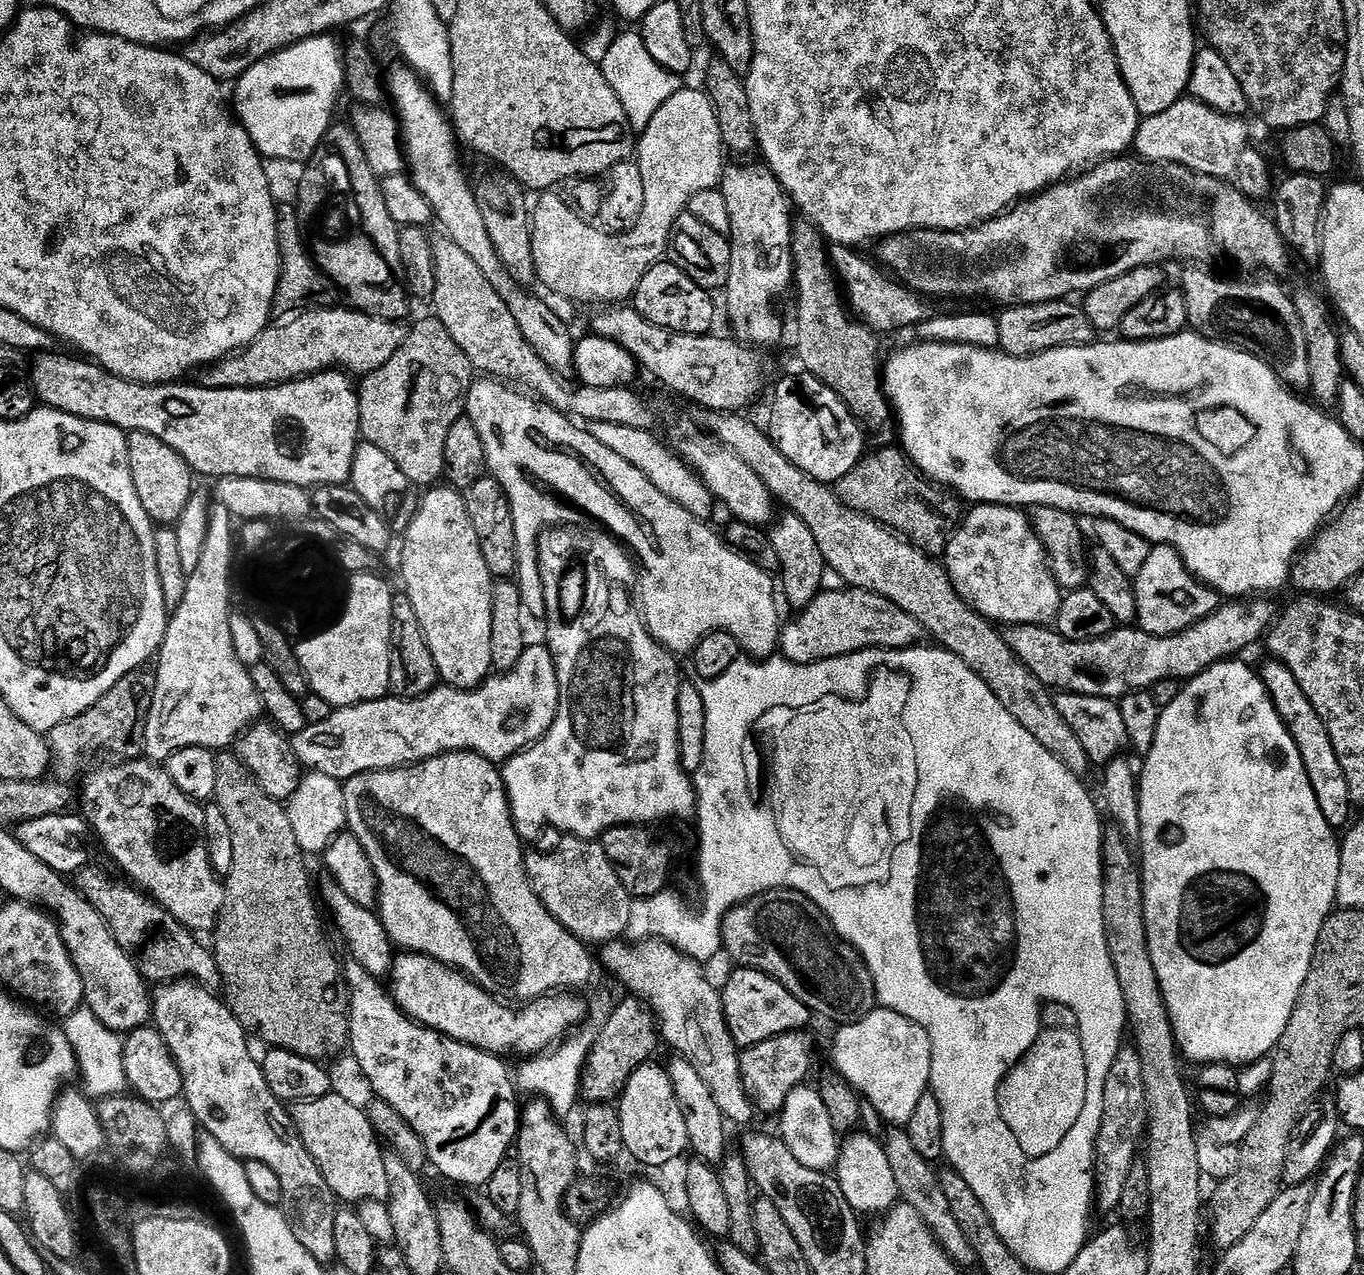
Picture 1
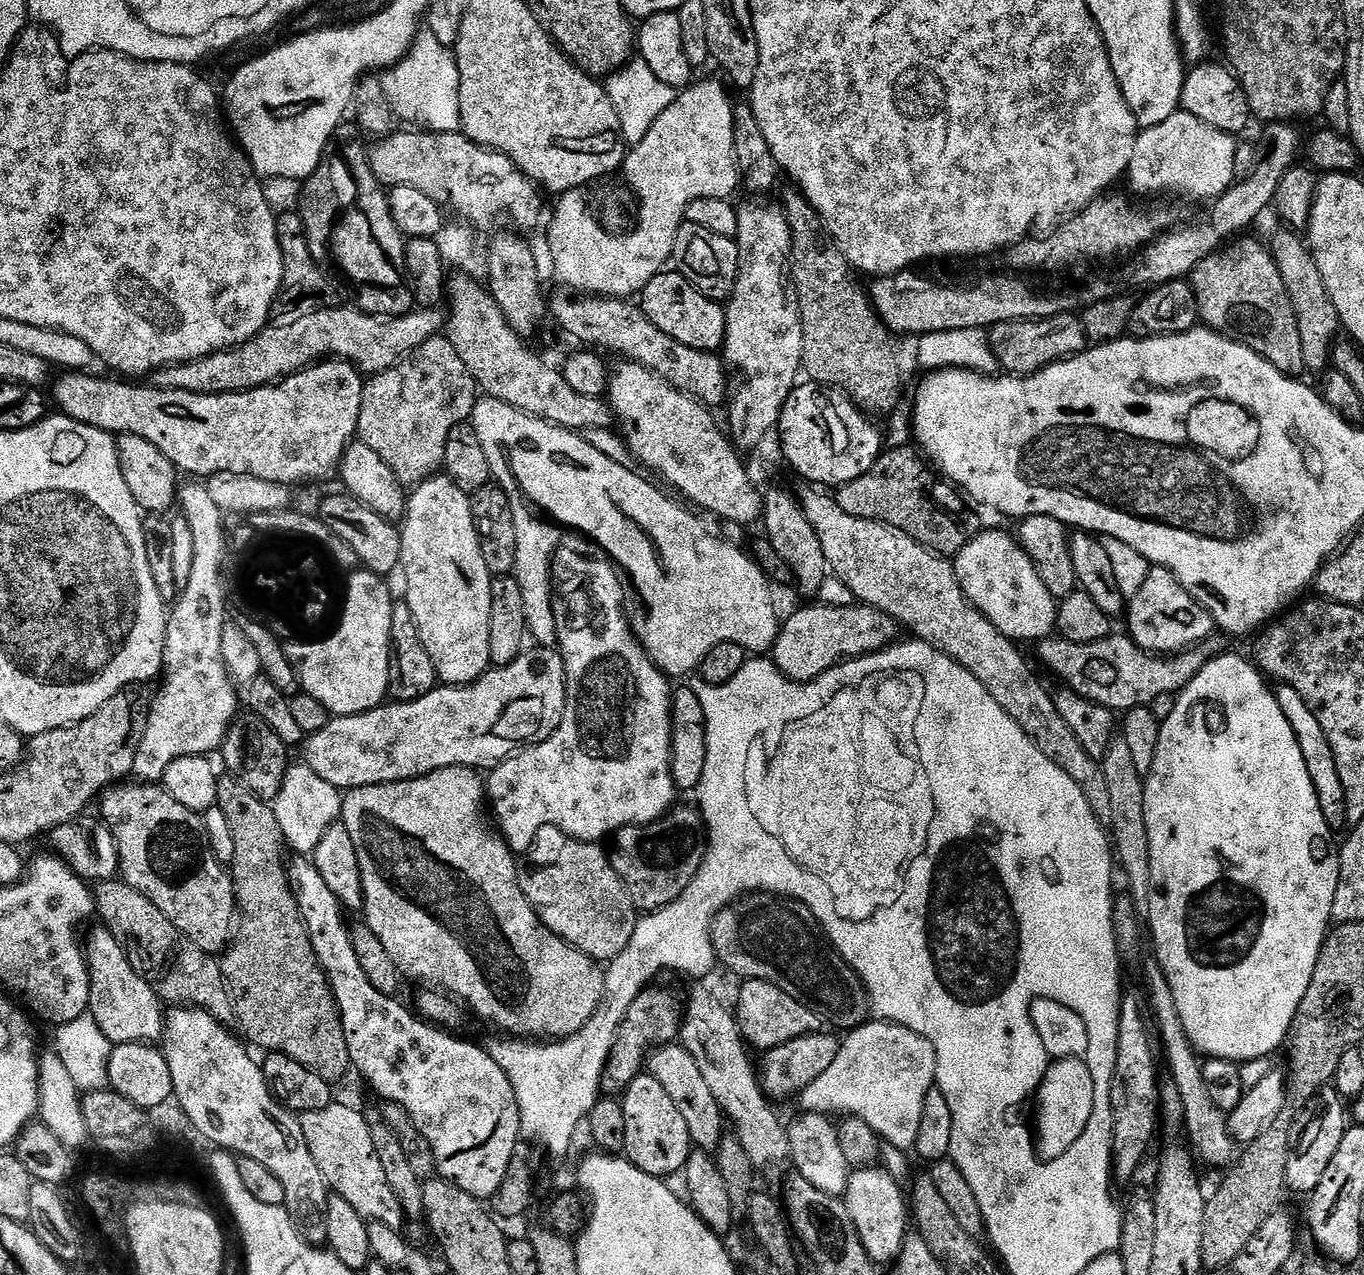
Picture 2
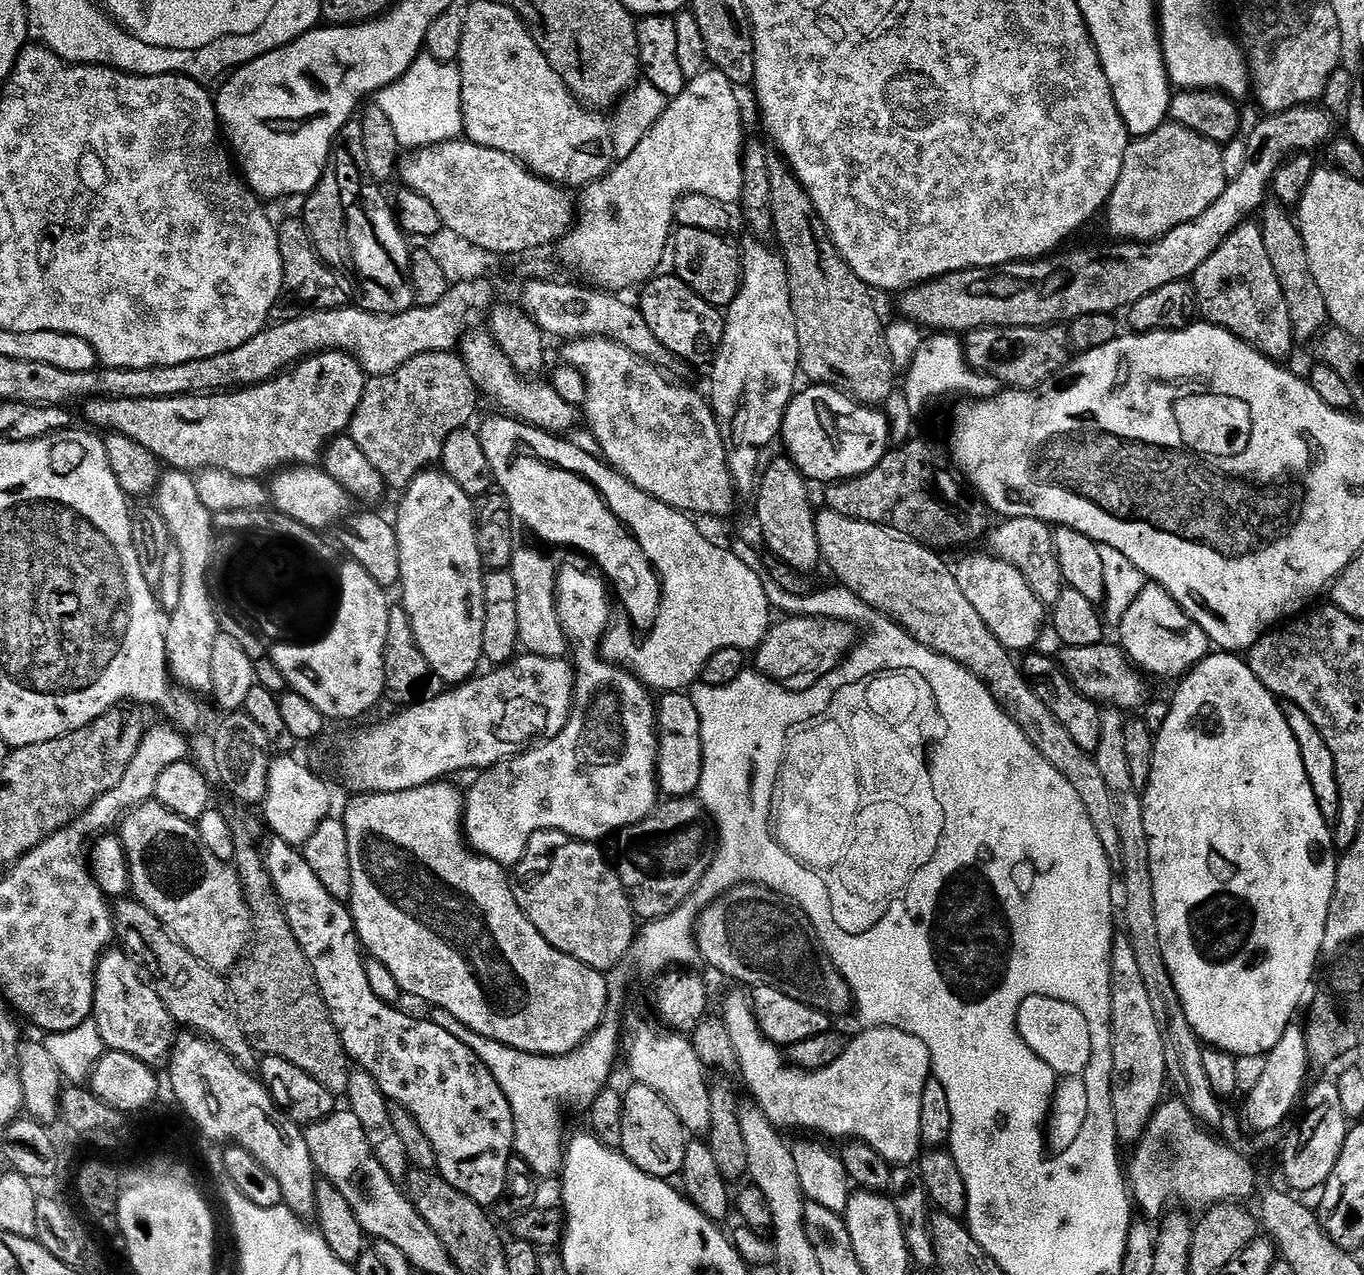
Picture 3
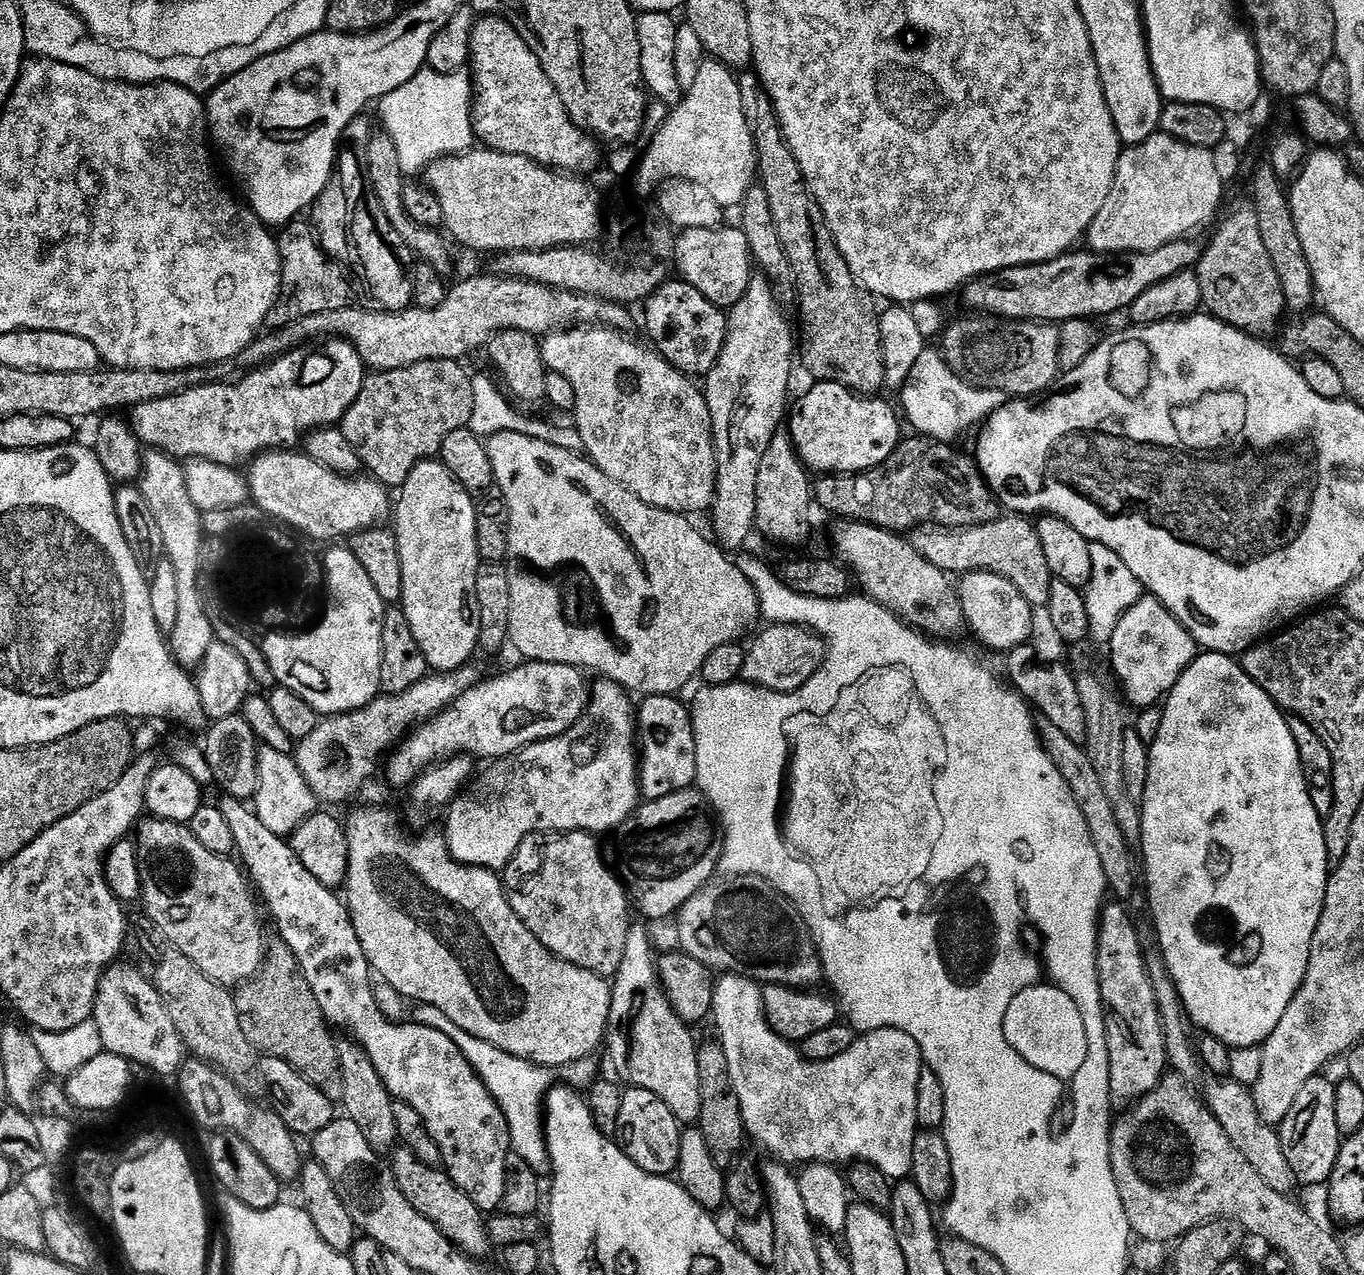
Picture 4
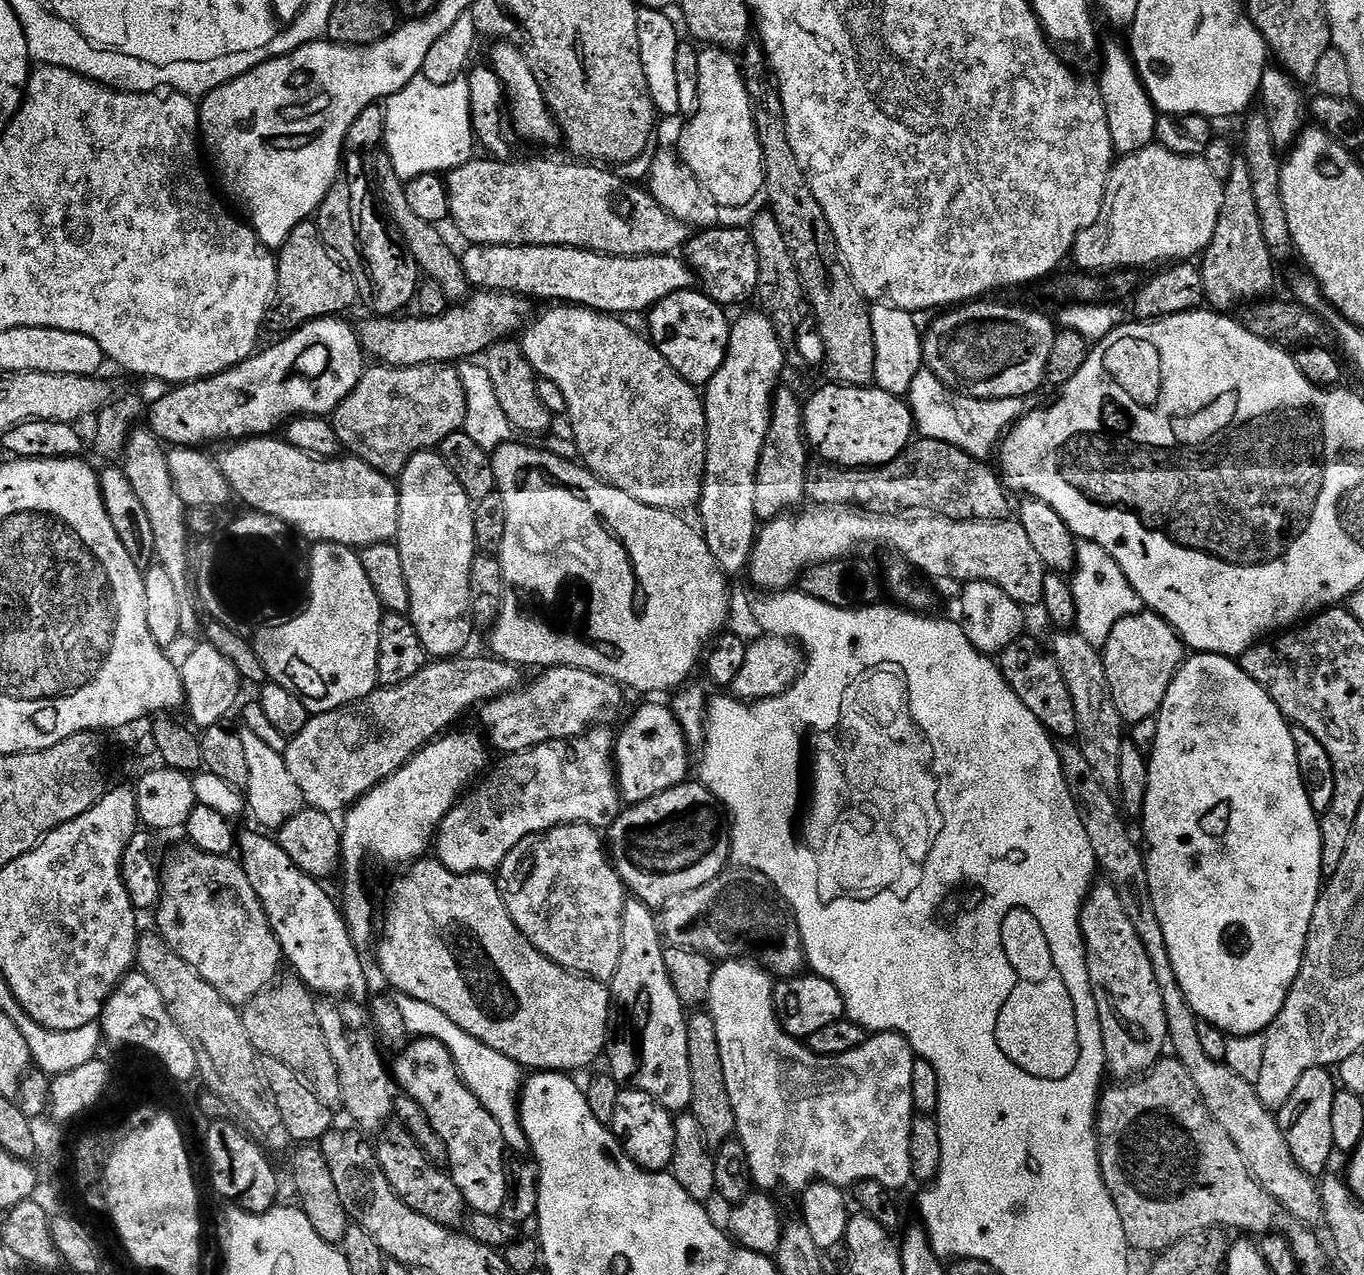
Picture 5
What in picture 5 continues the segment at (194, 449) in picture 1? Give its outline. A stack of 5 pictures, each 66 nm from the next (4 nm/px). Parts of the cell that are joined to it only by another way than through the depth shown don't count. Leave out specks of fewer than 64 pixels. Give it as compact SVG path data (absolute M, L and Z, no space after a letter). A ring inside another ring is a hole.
M323 316L321 320L312 320L310 323L302 325L302 327L287 333L283 338L277 340L280 341L278 341L273 348L268 348L265 352L263 352L263 350L257 351L249 360L244 360L241 364L235 364L230 370L220 372L216 376L207 376L204 380L194 380L190 384L182 384L173 387L171 390L168 390L168 393L166 393L161 400L156 400L153 404L151 401L150 407L146 412L147 427L151 428L152 433L168 446L206 446L204 444L210 443L211 440L239 442L257 436L271 437L273 433L275 433L272 432L275 428L283 429L290 420L302 416L331 417L333 413L335 413L336 407L350 395L354 390L354 386L358 386L358 382L365 374L366 363L364 364L364 360L366 361L366 353L363 344L360 342L357 329L355 327L351 328L351 326L344 321L344 318L341 318L340 316Z

